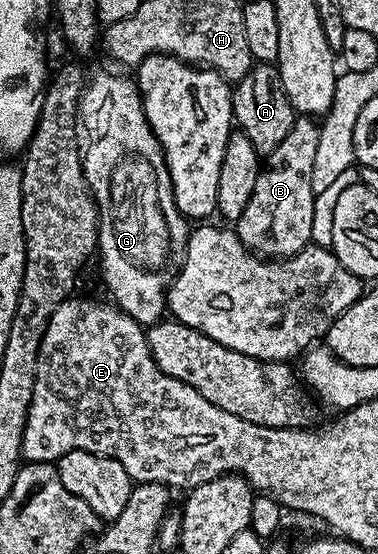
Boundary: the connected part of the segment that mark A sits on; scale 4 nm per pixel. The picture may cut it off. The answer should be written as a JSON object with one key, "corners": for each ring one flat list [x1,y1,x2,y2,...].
{"corners":[[255,63,245,78,237,81,232,99,233,119,237,127,250,139,259,157,269,156,272,150,276,150,276,146,280,146,280,142,284,142,296,119,294,107,288,102,288,94,284,94,277,67,274,64]]}

